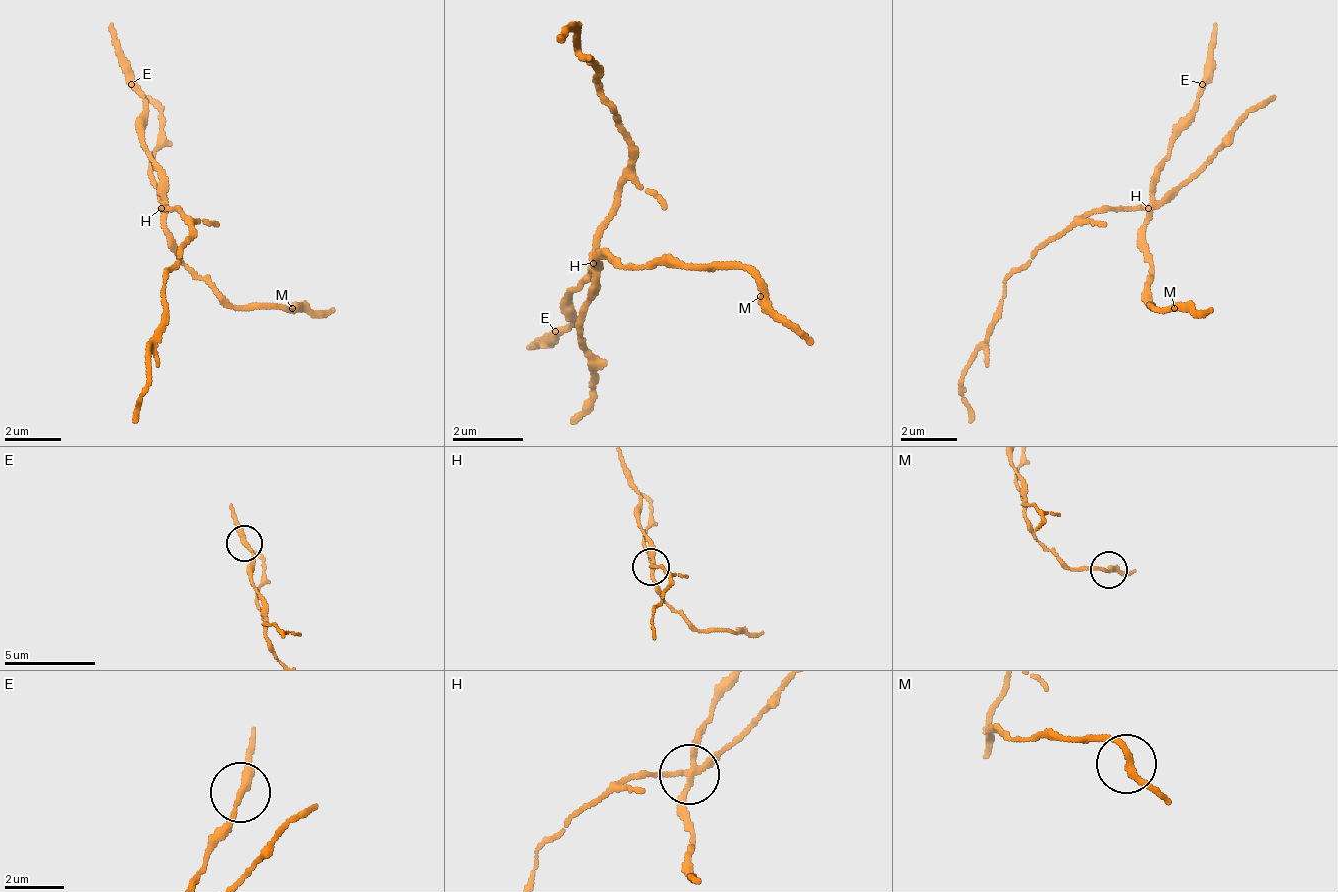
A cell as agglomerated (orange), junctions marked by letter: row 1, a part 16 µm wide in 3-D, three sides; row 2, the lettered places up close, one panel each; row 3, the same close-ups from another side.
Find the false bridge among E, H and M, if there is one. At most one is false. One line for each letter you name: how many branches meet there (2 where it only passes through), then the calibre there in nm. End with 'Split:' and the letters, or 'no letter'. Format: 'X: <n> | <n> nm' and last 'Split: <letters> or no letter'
H: 4 | 200 nm
Split: H

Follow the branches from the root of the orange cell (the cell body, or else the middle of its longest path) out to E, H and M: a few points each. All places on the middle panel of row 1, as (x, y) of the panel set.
E: (617, 207), (617, 216), (600, 234), (600, 260), (573, 287), (573, 323), (564, 323), (555, 331)
H: (617, 207), (617, 216), (600, 234), (600, 251), (591, 260)
M: (617, 207), (600, 234), (600, 260), (626, 269), (662, 260), (742, 269), (760, 296)

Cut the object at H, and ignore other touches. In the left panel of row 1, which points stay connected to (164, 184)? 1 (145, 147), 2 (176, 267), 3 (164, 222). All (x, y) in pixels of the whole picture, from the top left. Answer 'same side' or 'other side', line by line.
1: same side
2: other side
3: same side

